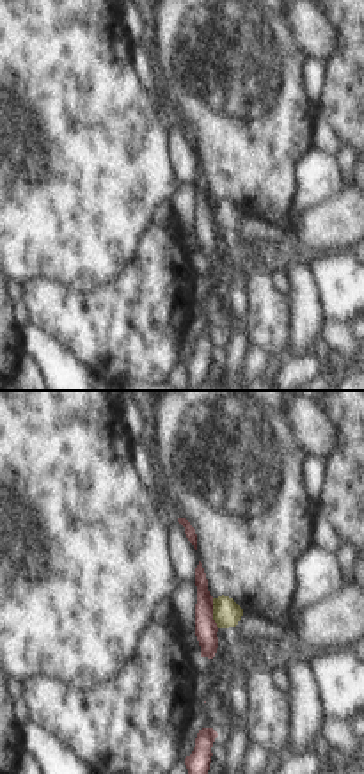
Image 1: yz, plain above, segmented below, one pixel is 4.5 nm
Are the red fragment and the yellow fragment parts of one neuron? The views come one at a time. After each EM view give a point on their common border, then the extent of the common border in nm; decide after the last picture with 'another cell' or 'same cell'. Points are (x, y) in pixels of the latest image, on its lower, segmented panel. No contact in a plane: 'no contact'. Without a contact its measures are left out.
meets red at (212, 613); contact 140 nm long

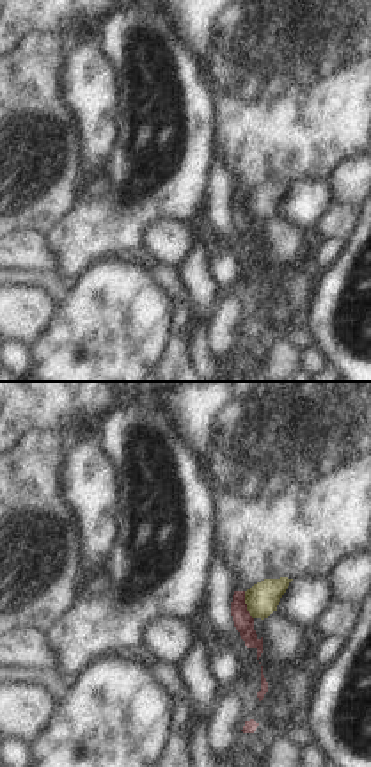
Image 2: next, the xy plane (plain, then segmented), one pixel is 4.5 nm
meets red at (245, 606); contact 130 nm long

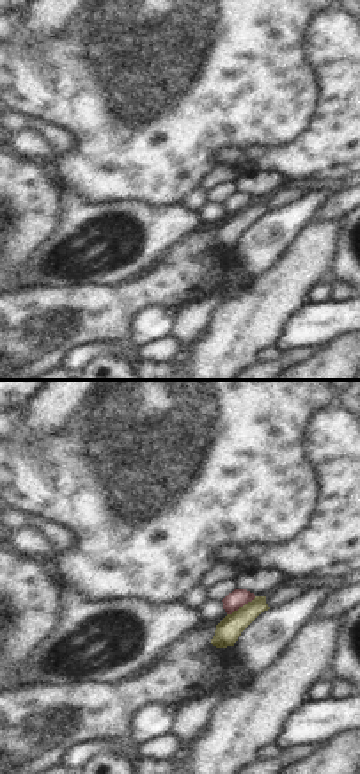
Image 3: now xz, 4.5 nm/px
meets red at (242, 606); contact 160 nm long

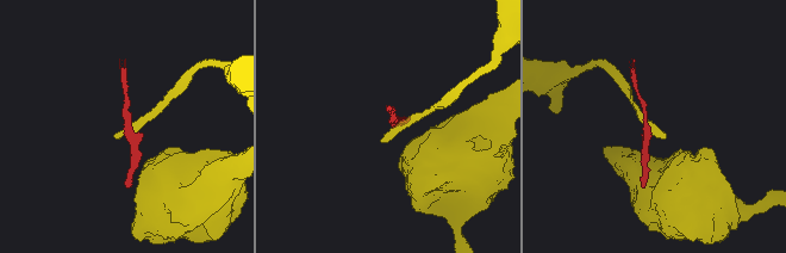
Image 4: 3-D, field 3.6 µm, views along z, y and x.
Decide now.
another cell

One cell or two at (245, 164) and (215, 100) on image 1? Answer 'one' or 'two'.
one

